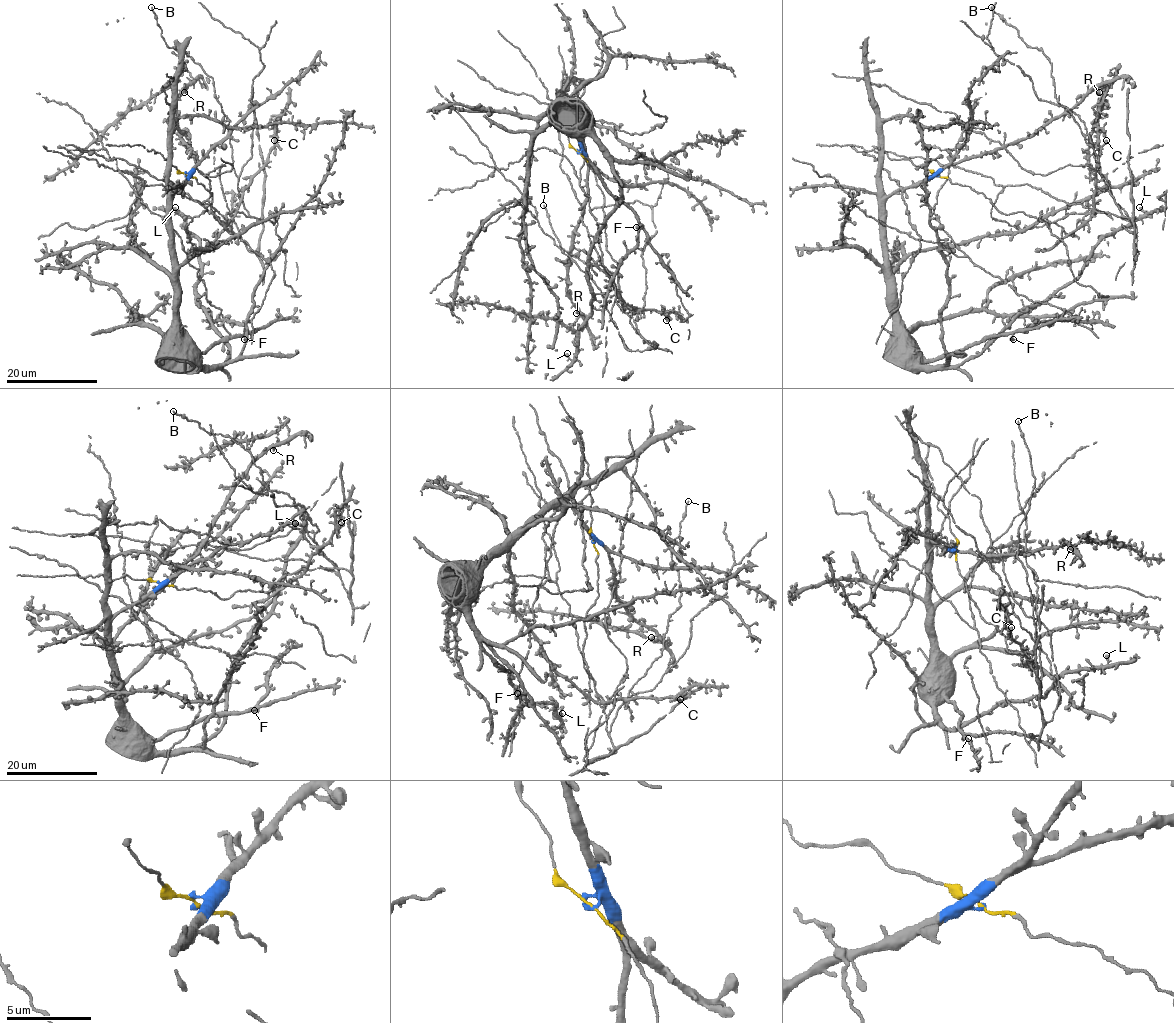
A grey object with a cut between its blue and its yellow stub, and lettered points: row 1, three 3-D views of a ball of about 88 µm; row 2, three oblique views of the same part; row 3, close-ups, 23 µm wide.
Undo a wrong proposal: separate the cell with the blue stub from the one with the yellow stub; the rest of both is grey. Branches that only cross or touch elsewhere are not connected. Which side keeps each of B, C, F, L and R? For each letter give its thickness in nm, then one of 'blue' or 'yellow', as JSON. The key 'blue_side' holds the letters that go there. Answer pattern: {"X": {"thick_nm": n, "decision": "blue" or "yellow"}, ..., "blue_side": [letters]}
{"B": {"thick_nm": 140, "decision": "yellow"}, "C": {"thick_nm": 360, "decision": "yellow"}, "F": {"thick_nm": 380, "decision": "blue"}, "L": {"thick_nm": 400, "decision": "blue"}, "R": {"thick_nm": 280, "decision": "blue"}, "blue_side": ["F", "L", "R"]}

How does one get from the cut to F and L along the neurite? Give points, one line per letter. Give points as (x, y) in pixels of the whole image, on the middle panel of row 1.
F: (577, 152), (577, 133), (562, 98), (566, 122), (583, 139), (584, 154), (601, 183), (642, 226), (636, 227)
L: (577, 152), (562, 98), (566, 122), (620, 201), (594, 238), (592, 313), (576, 355), (567, 353)

